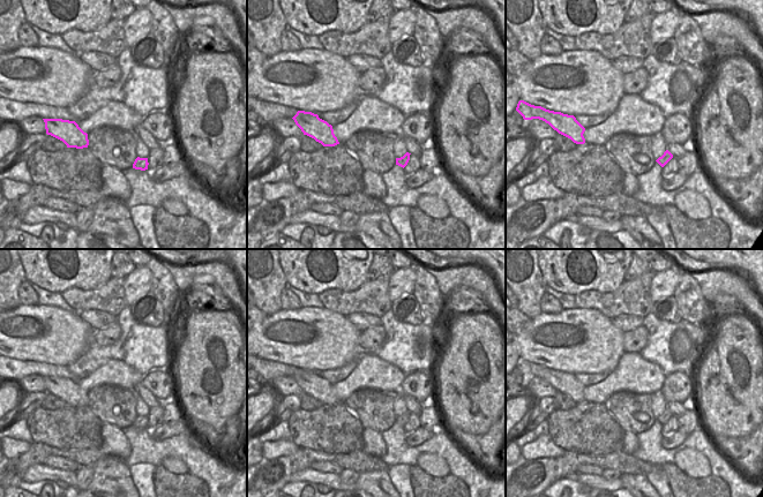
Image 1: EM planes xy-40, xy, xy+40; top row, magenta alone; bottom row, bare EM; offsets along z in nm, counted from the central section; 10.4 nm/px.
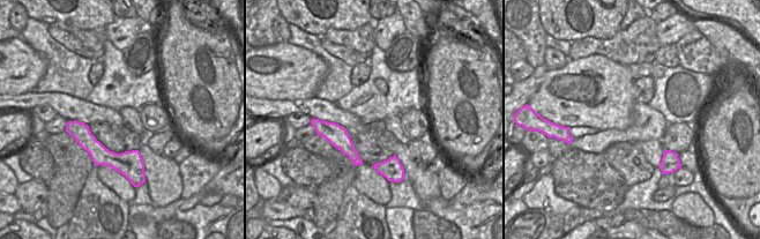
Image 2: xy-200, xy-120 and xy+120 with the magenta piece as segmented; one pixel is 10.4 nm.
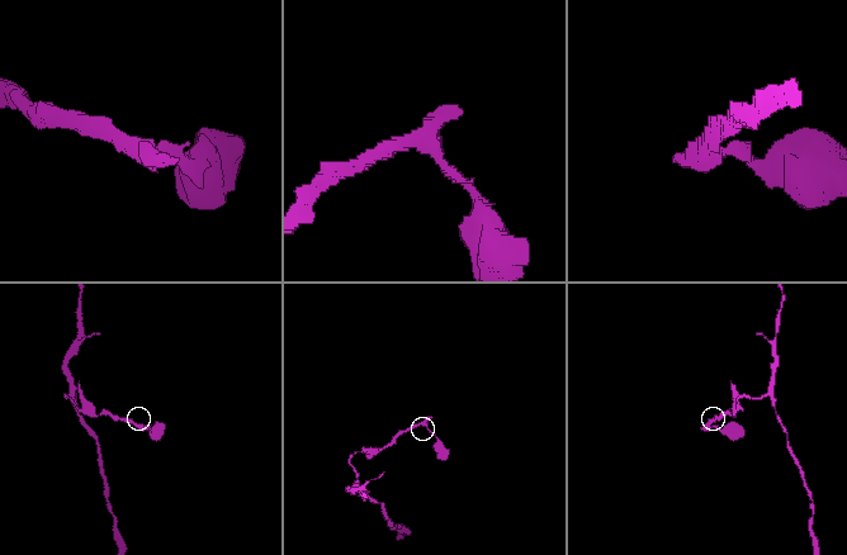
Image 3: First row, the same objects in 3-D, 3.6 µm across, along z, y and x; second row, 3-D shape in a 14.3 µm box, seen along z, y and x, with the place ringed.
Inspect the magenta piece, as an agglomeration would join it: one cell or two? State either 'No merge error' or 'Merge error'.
No merge error.

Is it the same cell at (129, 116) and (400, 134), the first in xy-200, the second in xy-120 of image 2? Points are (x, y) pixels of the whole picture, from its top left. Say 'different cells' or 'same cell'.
same cell

